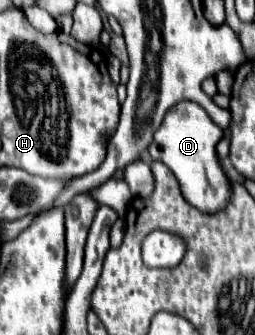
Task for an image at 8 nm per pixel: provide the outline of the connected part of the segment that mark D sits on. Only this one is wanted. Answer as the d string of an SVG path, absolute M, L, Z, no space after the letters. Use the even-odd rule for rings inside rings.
M180 101L168 111L164 123L154 135L152 147L148 147L150 157L162 161L174 173L186 201L208 215L222 211L222 207L228 205L232 193L232 183L226 177L222 163L216 155L216 145L222 137L224 131L208 117L208 113L200 105L192 101Z

